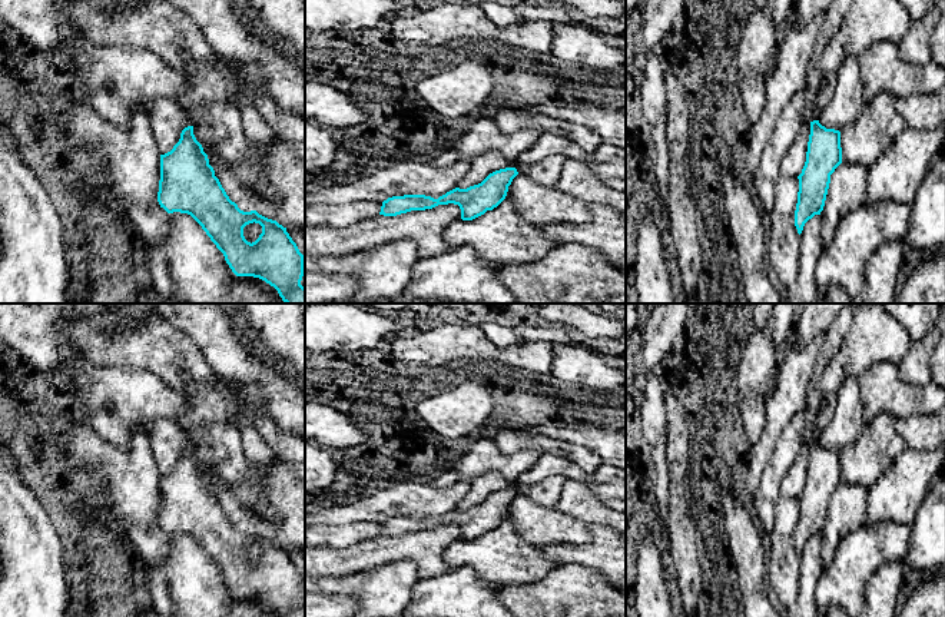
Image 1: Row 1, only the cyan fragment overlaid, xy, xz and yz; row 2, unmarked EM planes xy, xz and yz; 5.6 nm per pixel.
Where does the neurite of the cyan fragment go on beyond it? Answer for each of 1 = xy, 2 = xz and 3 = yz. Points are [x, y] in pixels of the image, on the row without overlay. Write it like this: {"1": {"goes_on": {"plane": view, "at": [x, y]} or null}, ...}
{"1": {"goes_on": null}, "2": {"goes_on": null}, "3": {"goes_on": null}}

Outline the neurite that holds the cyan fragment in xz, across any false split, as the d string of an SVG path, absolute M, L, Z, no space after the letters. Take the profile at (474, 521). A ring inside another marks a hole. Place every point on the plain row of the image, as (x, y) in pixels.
M515 488L500 490L490 494L478 505L467 510L455 508L438 520L425 515L392 517L382 523L379 535L397 537L411 531L425 531L438 525L454 524L460 527L462 541L472 541L487 531L493 531L505 520L508 507L517 495Z

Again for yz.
M810 442L806 482L799 500L795 547L800 555L805 544L820 535L825 527L830 495L842 484L840 452Z

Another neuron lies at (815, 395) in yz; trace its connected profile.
M848 303L836 319L829 325L825 334L825 359L818 361L815 365L813 375L809 382L808 398L805 404L806 421L803 431L803 444L813 442L813 427L819 414L819 407L823 398L820 389L820 379L828 361L839 351L846 334L849 332L856 308Z

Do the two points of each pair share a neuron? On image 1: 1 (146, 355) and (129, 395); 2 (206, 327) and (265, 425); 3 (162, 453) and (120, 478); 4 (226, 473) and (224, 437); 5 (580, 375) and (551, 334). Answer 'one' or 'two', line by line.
1: two
2: two
3: two
4: one
5: two

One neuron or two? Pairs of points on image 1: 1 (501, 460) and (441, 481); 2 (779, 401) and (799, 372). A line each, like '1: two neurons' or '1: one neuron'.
1: one neuron
2: one neuron

